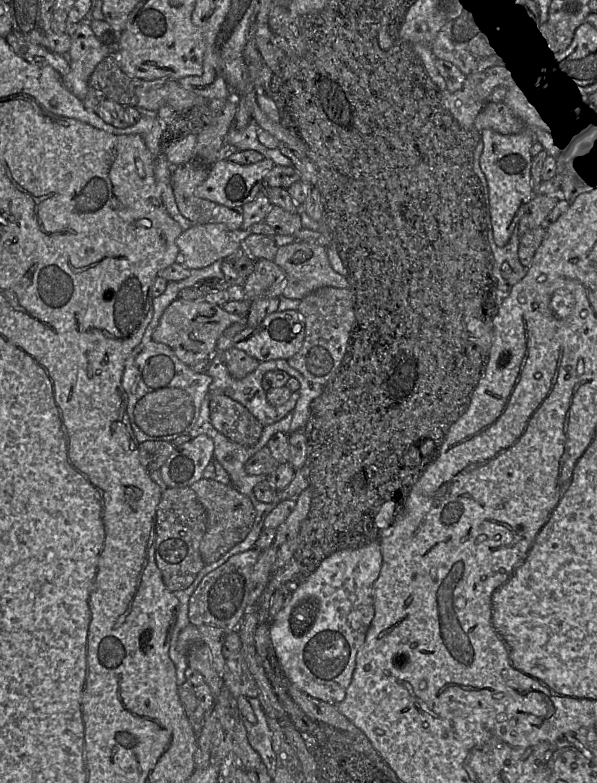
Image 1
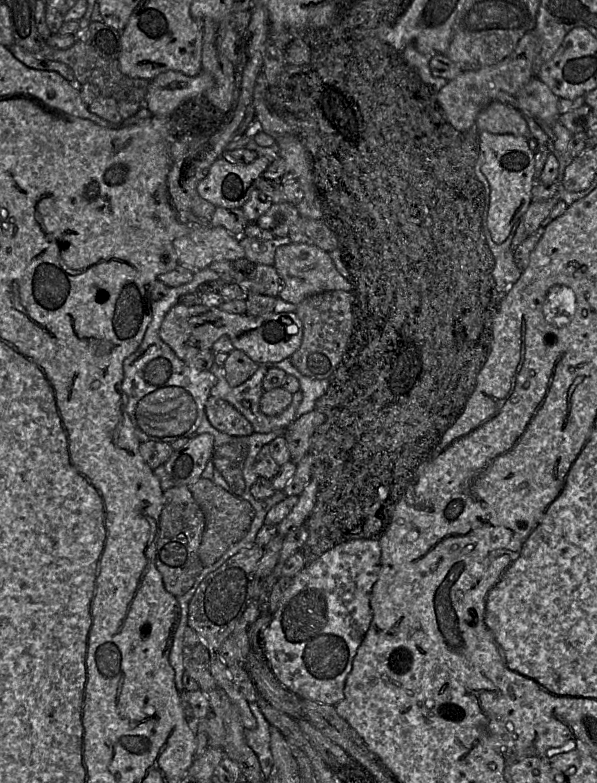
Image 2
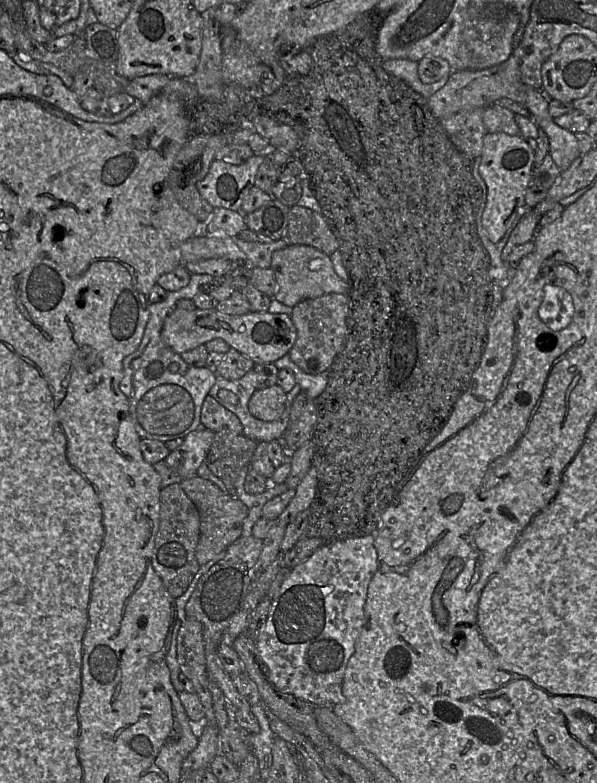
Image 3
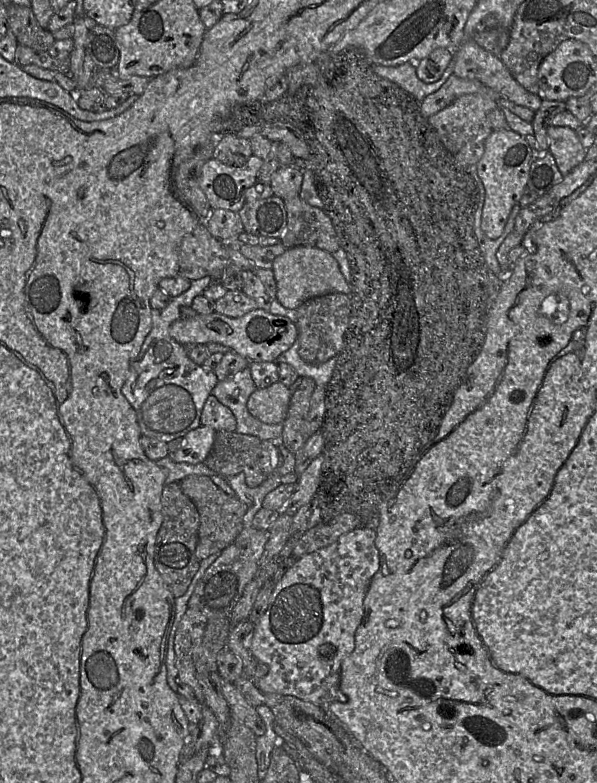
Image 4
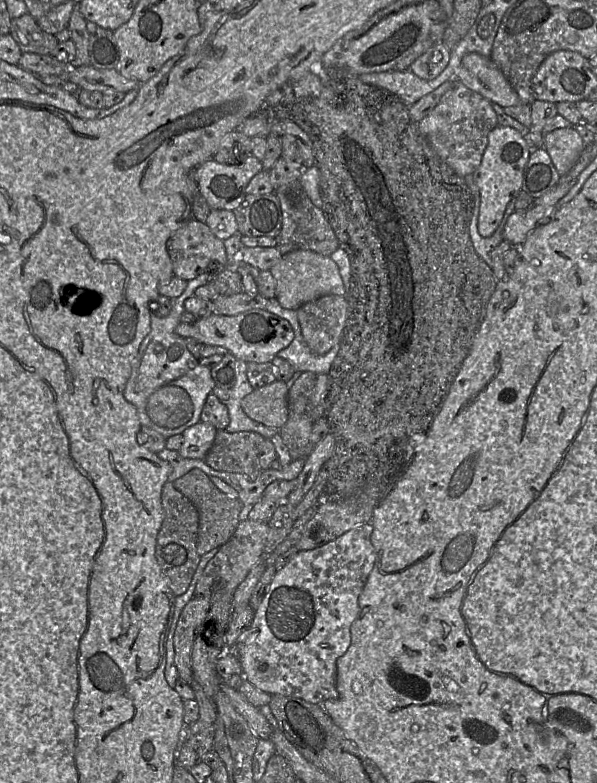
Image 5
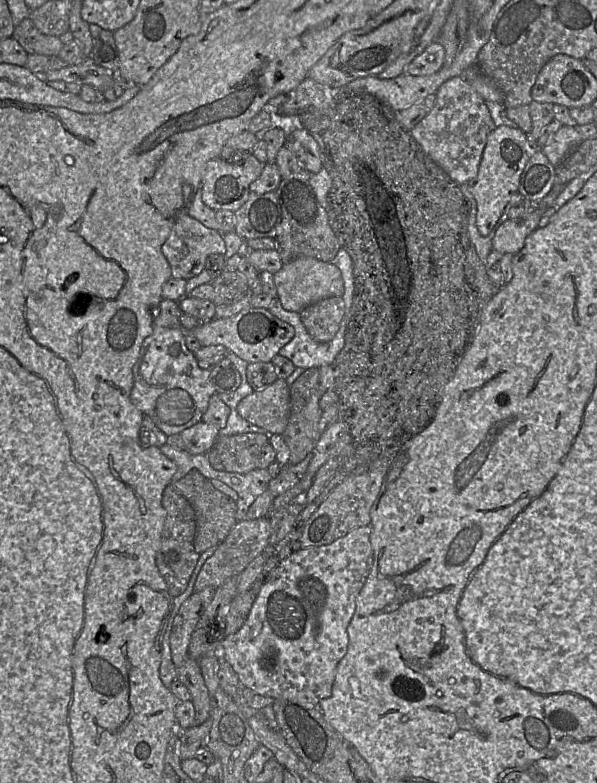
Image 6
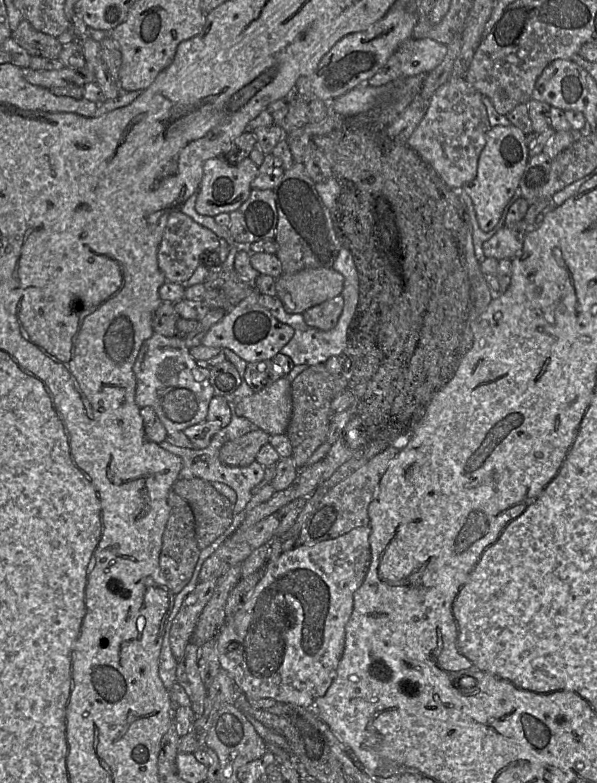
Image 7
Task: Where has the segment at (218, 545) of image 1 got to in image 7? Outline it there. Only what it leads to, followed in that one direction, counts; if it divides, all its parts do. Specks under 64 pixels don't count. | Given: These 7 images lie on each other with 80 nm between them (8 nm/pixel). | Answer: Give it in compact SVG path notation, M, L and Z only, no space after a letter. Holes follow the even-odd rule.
M201 478L178 479L172 491L186 500L193 511L200 550L212 544L231 525L234 506L210 482Z

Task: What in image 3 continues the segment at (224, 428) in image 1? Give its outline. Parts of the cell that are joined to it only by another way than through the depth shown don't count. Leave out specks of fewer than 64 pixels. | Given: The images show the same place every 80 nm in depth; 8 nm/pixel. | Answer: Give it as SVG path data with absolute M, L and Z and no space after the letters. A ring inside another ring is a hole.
M207 395L201 410L201 427L214 432L228 429L236 434L243 433L243 426L239 418L221 405L211 395Z

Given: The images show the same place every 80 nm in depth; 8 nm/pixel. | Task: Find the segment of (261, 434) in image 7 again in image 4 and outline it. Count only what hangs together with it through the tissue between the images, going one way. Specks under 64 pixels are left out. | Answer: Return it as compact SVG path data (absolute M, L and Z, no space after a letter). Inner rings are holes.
M219 430L204 463L223 478L244 473L246 484L257 487L267 477L258 465L260 444L256 436Z

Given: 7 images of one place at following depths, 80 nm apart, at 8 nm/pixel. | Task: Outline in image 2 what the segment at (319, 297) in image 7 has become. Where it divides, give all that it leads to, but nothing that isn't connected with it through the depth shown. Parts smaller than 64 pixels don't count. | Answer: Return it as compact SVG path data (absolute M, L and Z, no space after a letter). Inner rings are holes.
M290 243L277 248L273 265L281 278L282 286L277 298L298 305L311 295L328 291L350 291L350 279L343 278L337 271L330 254L314 245Z

